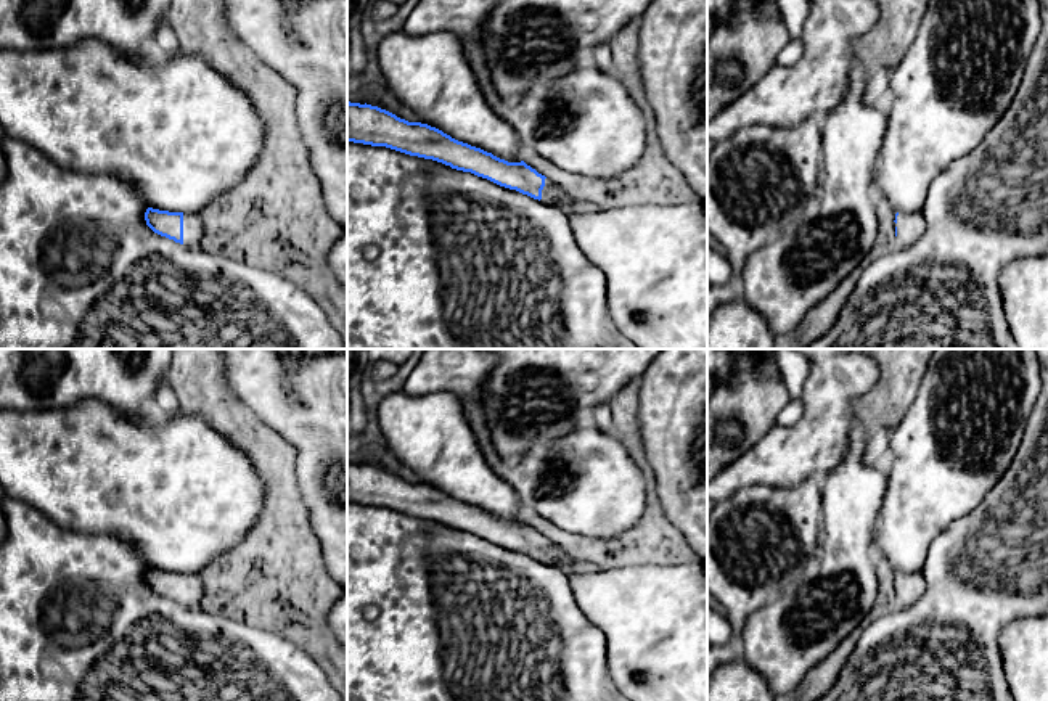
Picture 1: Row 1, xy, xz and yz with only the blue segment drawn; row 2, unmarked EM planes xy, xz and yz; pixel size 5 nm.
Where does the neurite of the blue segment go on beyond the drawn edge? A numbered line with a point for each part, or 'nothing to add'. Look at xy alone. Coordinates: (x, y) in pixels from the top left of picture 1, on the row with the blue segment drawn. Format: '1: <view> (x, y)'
1: xy (192, 222)

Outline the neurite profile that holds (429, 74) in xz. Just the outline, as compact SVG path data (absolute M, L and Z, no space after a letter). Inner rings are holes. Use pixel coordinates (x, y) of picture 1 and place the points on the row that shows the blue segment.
M392 32L379 42L373 59L383 84L420 116L418 122L521 162L521 140L484 98L461 40L453 32L416 37Z

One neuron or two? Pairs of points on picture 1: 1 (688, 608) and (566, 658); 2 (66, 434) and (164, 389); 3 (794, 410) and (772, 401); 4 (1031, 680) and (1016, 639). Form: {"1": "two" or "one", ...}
{"1": "two", "2": "two", "3": "two", "4": "one"}

